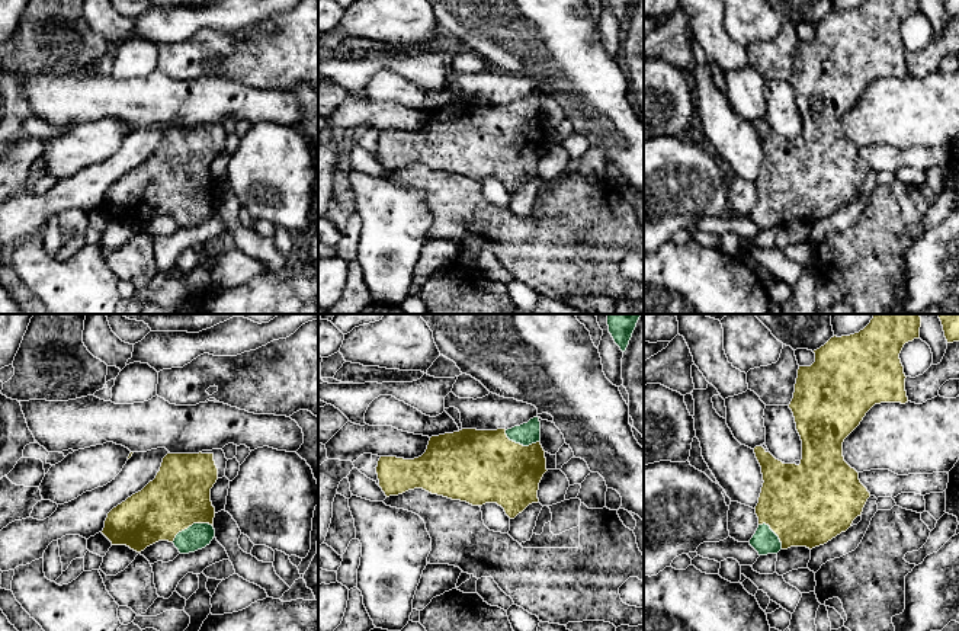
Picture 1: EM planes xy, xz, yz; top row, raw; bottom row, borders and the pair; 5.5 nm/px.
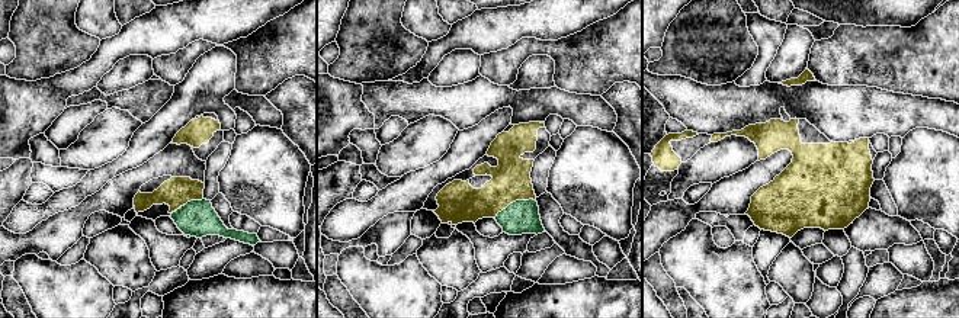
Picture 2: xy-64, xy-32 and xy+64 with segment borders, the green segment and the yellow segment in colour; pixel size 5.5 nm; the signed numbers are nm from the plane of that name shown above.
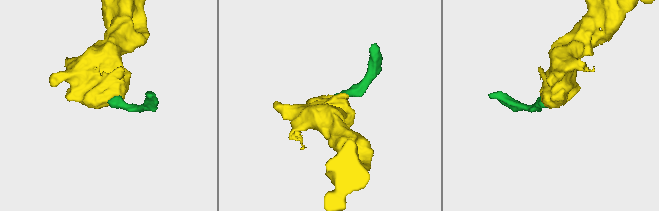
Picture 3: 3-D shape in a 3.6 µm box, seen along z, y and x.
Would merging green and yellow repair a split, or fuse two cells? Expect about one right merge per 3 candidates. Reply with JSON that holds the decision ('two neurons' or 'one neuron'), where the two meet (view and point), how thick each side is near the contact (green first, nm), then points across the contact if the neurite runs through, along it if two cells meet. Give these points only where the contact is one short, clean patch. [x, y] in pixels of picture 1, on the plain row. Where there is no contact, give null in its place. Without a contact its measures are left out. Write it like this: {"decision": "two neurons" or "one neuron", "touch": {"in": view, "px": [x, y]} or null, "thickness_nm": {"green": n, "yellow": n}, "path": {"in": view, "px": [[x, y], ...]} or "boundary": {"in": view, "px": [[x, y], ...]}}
{"decision": "one neuron", "touch": {"in": "xy", "px": [192, 199]}, "thickness_nm": {"green": 140, "yellow": 340}, "path": {"in": "xy", "px": [[196, 211], [192, 199], [179, 185], [179, 170]]}}

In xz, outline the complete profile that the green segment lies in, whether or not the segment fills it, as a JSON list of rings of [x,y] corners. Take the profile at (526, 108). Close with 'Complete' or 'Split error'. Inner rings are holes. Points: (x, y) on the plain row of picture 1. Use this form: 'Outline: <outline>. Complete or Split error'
Outline: [[[539,92],[511,103],[462,103],[432,110],[426,126],[414,134],[381,131],[376,141],[379,161],[387,172],[408,164],[423,163],[432,169],[466,176],[472,180],[497,177],[510,193],[529,179],[538,177],[539,157],[546,144],[545,125],[541,119]]]. Split error

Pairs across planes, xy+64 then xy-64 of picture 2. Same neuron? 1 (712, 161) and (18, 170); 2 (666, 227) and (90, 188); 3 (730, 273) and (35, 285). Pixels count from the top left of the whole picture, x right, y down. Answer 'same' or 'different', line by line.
1: different
2: same
3: same

